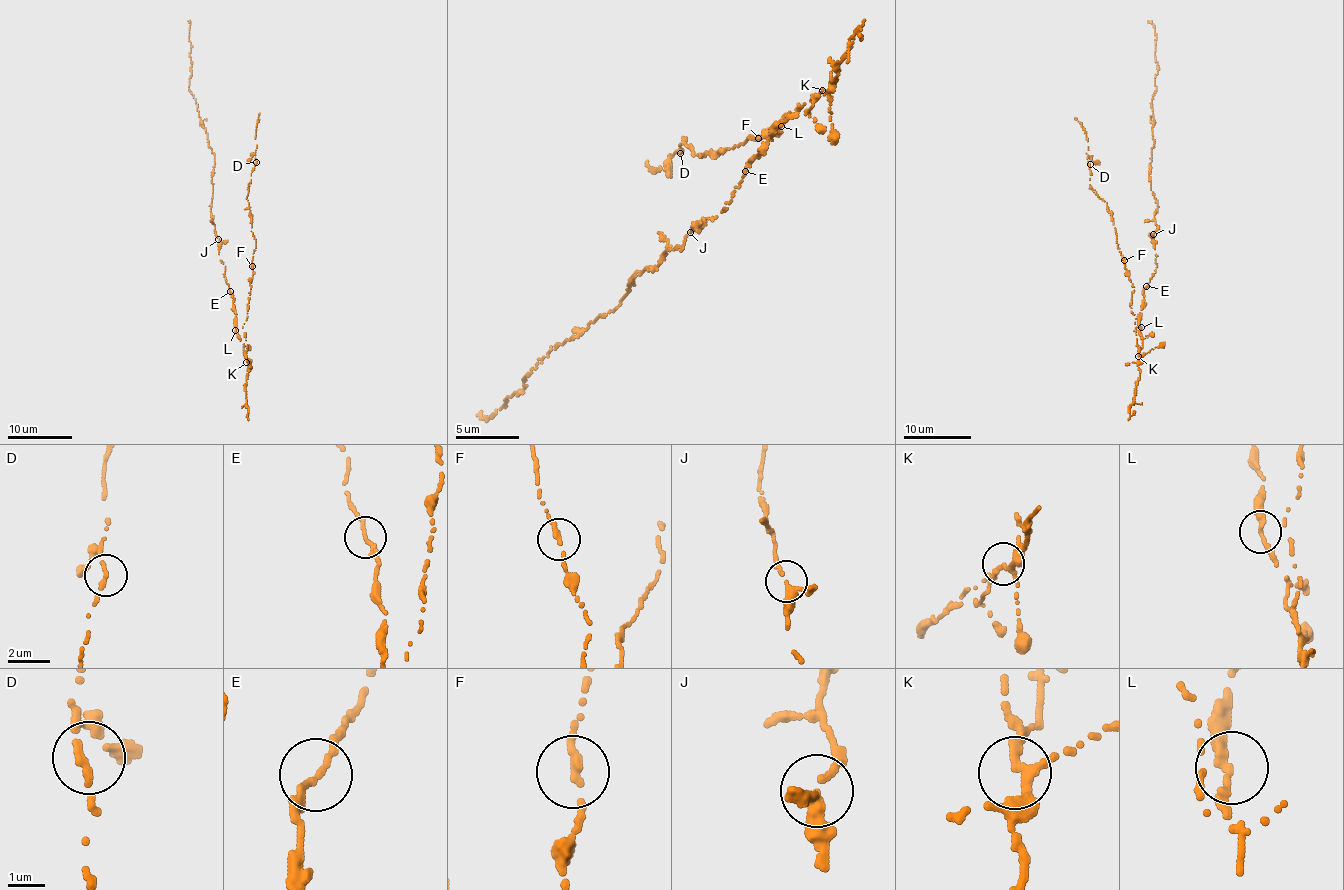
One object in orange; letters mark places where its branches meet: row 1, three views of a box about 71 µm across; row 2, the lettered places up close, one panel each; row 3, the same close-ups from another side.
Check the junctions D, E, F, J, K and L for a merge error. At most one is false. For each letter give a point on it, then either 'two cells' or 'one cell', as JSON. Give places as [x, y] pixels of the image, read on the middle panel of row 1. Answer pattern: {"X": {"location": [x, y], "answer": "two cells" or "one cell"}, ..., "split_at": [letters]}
{"D": {"location": [680, 153], "answer": "one cell"}, "E": {"location": [745, 171], "answer": "one cell"}, "F": {"location": [758, 138], "answer": "one cell"}, "J": {"location": [690, 232], "answer": "one cell"}, "K": {"location": [822, 90], "answer": "one cell"}, "L": {"location": [781, 126], "answer": "one cell"}, "split_at": []}

